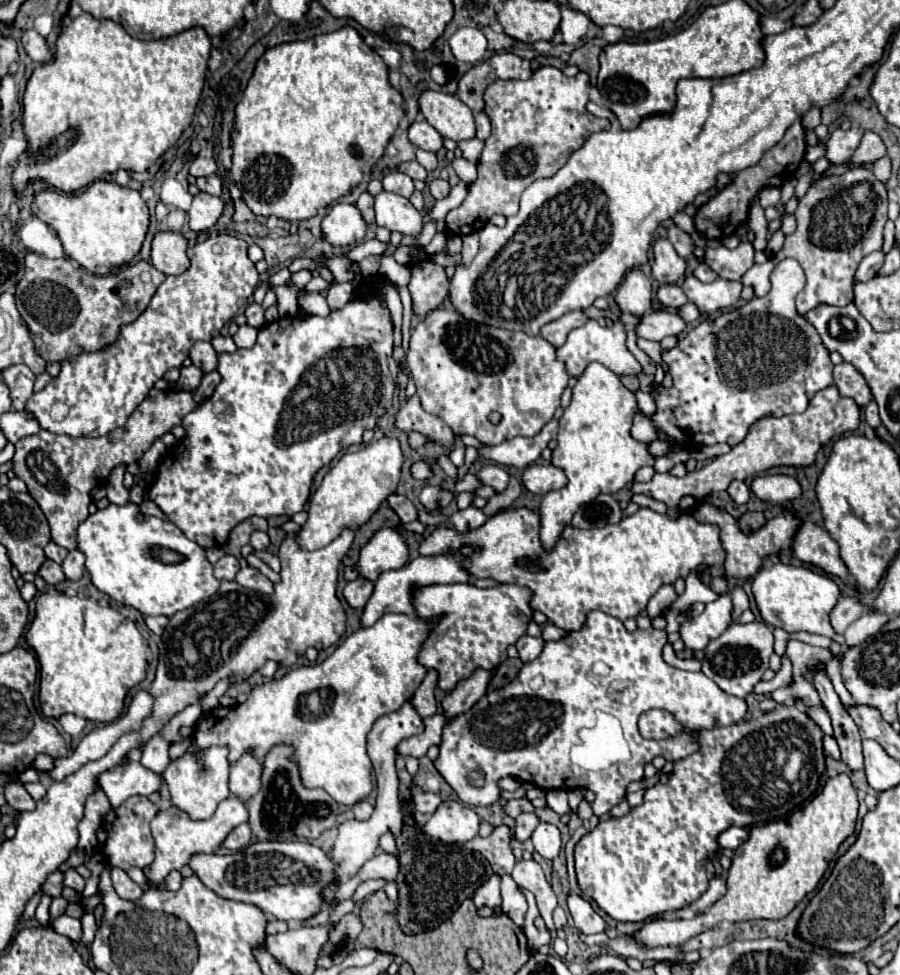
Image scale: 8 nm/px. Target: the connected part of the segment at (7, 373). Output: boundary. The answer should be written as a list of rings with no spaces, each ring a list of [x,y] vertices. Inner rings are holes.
[[[14,364],[8,366],[2,372],[2,382],[10,388],[10,398],[12,398],[12,408],[16,412],[24,410],[26,400],[32,396],[32,386],[34,386],[34,374],[28,366],[24,364]]]

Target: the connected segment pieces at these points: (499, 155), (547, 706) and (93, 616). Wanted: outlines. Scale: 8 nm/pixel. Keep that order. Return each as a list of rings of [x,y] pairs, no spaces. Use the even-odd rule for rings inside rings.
[[[544,66],[534,72],[528,80],[496,80],[488,86],[484,100],[486,100],[486,114],[492,124],[492,136],[486,140],[482,156],[478,160],[478,180],[468,186],[468,194],[464,202],[450,210],[446,214],[446,230],[448,234],[466,236],[470,232],[476,232],[482,228],[482,224],[488,222],[490,216],[502,214],[502,216],[514,216],[518,212],[518,200],[526,186],[530,186],[538,178],[548,178],[556,174],[568,156],[578,150],[584,140],[598,130],[608,130],[610,120],[596,118],[586,110],[588,102],[588,74],[578,72],[574,78],[564,76],[558,68]]]
[[[590,612],[588,614],[588,620],[586,624],[578,630],[578,632],[570,632],[564,640],[558,640],[558,642],[546,642],[542,654],[534,660],[534,662],[528,662],[522,666],[522,670],[518,672],[518,676],[514,678],[514,682],[510,682],[508,686],[502,686],[498,690],[492,690],[488,694],[484,694],[468,712],[464,714],[458,714],[454,720],[450,720],[446,726],[444,726],[444,732],[442,732],[442,742],[440,742],[440,754],[438,758],[434,760],[434,766],[436,770],[442,774],[442,778],[452,786],[452,790],[458,794],[458,798],[466,804],[472,804],[472,806],[490,806],[498,800],[498,782],[506,776],[514,776],[518,778],[520,782],[530,782],[534,786],[540,786],[544,790],[554,790],[554,788],[560,788],[560,790],[570,790],[570,788],[588,788],[596,794],[596,800],[592,802],[592,808],[594,808],[594,814],[596,816],[602,816],[604,812],[612,810],[620,800],[622,796],[626,794],[626,784],[632,782],[632,780],[642,780],[644,776],[644,764],[652,762],[654,756],[664,756],[666,760],[680,760],[680,758],[686,758],[694,752],[700,750],[698,746],[698,732],[700,730],[712,730],[714,726],[730,726],[738,720],[744,718],[746,714],[746,702],[742,698],[736,698],[736,696],[730,696],[726,692],[722,692],[710,678],[706,678],[702,672],[684,672],[684,670],[678,670],[674,666],[668,666],[664,660],[662,660],[662,646],[666,644],[666,632],[664,630],[656,630],[656,628],[646,628],[646,630],[636,630],[636,632],[628,632],[624,628],[624,624],[614,618],[614,616],[608,616],[604,612]],[[646,708],[662,708],[666,712],[670,712],[674,716],[676,722],[682,724],[684,730],[680,730],[680,734],[672,736],[672,738],[666,738],[666,740],[646,740],[640,736],[638,732],[638,716],[646,710]],[[474,768],[480,768],[484,774],[486,774],[486,786],[484,788],[472,788],[468,782],[466,782],[466,774]]]
[[[42,592],[36,596],[36,614],[26,632],[26,642],[34,646],[40,660],[40,692],[38,702],[46,718],[60,718],[70,712],[92,722],[114,722],[124,708],[124,698],[130,688],[146,676],[148,644],[136,630],[134,622],[124,618],[110,601],[92,600],[89,596],[64,596]]]

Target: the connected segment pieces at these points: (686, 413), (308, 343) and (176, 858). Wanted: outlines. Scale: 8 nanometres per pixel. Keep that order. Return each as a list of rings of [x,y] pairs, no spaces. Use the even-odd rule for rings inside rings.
[[[784,258],[770,280],[772,290],[764,298],[754,296],[732,312],[702,320],[674,348],[662,352],[674,384],[672,388],[650,386],[656,412],[652,416],[636,412],[634,440],[648,444],[664,432],[686,450],[718,442],[736,446],[758,418],[804,412],[818,390],[834,384],[834,364],[826,346],[814,326],[796,312],[794,298],[790,298],[790,292],[804,288],[802,266],[794,258]]]
[[[370,296],[370,298],[356,298],[352,302],[348,302],[344,308],[340,310],[332,310],[330,316],[320,318],[320,316],[294,316],[294,318],[280,318],[270,322],[268,326],[264,326],[258,332],[258,340],[254,344],[254,348],[238,348],[232,354],[220,354],[218,356],[218,374],[222,376],[222,382],[216,386],[214,394],[204,400],[196,410],[192,410],[190,414],[184,416],[182,426],[186,428],[186,438],[178,444],[178,450],[170,452],[156,470],[156,478],[148,488],[148,498],[152,502],[156,502],[160,506],[160,510],[186,534],[188,540],[200,544],[202,548],[216,548],[222,546],[228,540],[230,530],[246,520],[248,516],[292,516],[296,512],[300,512],[310,496],[310,486],[314,480],[314,474],[330,464],[330,460],[344,448],[352,446],[352,444],[362,444],[362,434],[366,430],[374,430],[376,420],[380,416],[380,406],[384,406],[384,410],[390,406],[392,394],[394,394],[394,386],[396,386],[396,376],[392,372],[392,320],[390,320],[390,312],[386,308],[380,306],[380,298],[378,296]]]
[[[228,796],[226,800],[222,800],[218,810],[214,812],[214,816],[208,820],[190,820],[184,812],[180,812],[174,806],[162,808],[156,814],[156,818],[152,820],[152,836],[154,836],[154,844],[156,844],[156,858],[150,866],[142,868],[146,882],[150,886],[160,886],[172,870],[180,870],[182,866],[186,866],[194,854],[198,854],[198,852],[214,854],[220,848],[220,844],[224,842],[224,838],[228,836],[228,832],[246,820],[248,820],[248,810],[246,810],[244,802],[240,802],[234,796]]]

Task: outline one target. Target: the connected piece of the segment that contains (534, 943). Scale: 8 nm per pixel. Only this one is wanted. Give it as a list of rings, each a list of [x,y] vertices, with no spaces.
[[[518,886],[518,890],[526,896],[526,902],[528,902],[524,921],[524,933],[527,937],[528,946],[531,951],[537,951],[539,947],[550,944],[551,936],[548,931],[541,932],[534,926],[535,916],[540,914],[534,894],[530,894],[530,890],[522,890],[522,886]]]

